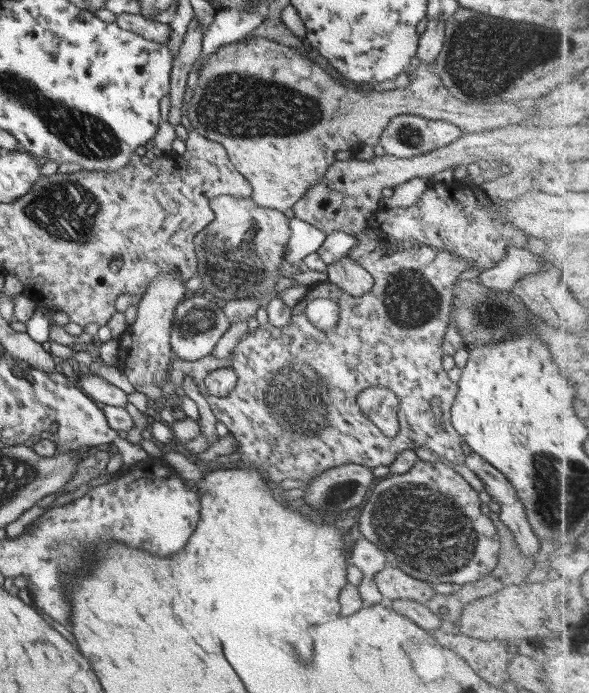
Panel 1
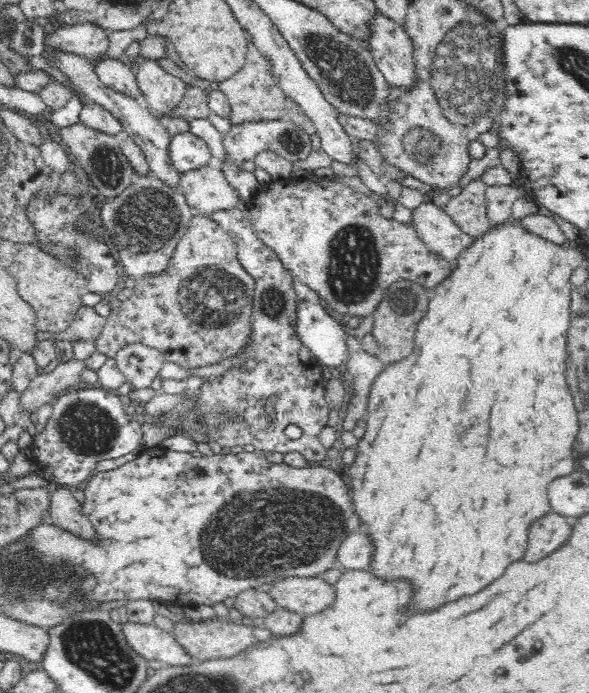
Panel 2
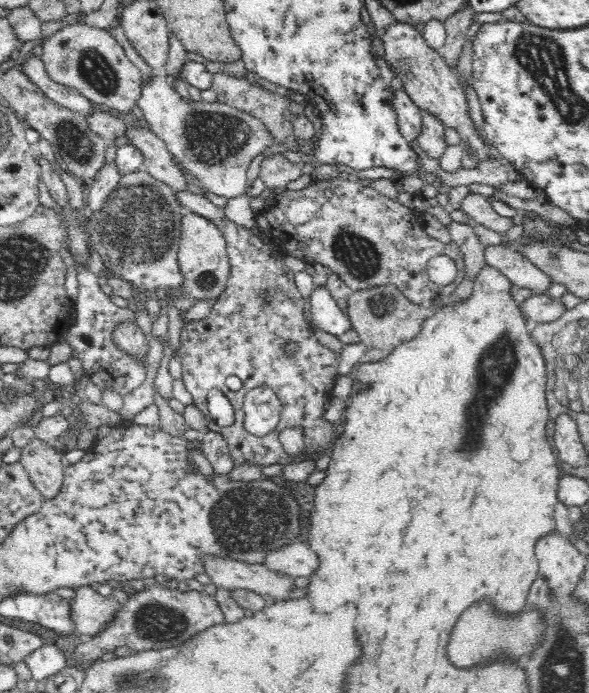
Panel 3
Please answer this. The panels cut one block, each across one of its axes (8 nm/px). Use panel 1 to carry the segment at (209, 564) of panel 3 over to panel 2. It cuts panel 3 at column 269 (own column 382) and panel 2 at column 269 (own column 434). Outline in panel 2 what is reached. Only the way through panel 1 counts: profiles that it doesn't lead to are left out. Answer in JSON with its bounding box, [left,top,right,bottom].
[268,576,334,615]

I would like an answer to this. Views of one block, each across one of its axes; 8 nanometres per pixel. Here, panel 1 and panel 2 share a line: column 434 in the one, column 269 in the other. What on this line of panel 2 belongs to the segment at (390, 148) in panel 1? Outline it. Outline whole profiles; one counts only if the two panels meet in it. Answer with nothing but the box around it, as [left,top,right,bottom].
[222,118,313,165]

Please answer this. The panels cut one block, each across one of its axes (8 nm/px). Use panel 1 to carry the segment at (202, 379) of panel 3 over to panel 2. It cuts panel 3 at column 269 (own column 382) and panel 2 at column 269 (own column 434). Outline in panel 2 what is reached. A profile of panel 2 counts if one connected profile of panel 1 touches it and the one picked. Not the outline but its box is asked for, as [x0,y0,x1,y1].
[193,207,330,463]

